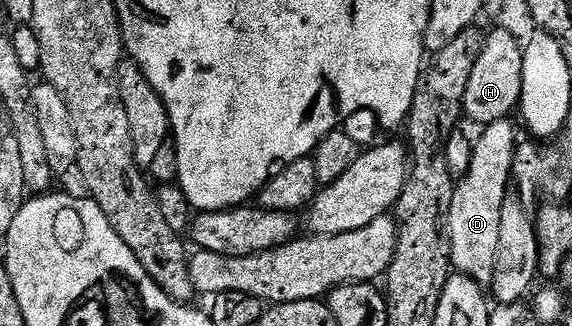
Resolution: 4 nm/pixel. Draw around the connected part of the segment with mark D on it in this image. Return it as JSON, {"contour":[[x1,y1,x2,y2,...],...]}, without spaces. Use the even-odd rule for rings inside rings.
{"contour":[[507,118,485,124,481,128,482,136,473,140,472,165,468,165,468,173,457,180,452,197,452,209,446,226,446,232,450,235,450,262,453,270,483,285,489,285,494,276,496,244,500,241,500,209,506,200,508,194,506,185,511,182,516,162,514,127,511,123,511,120]]}

